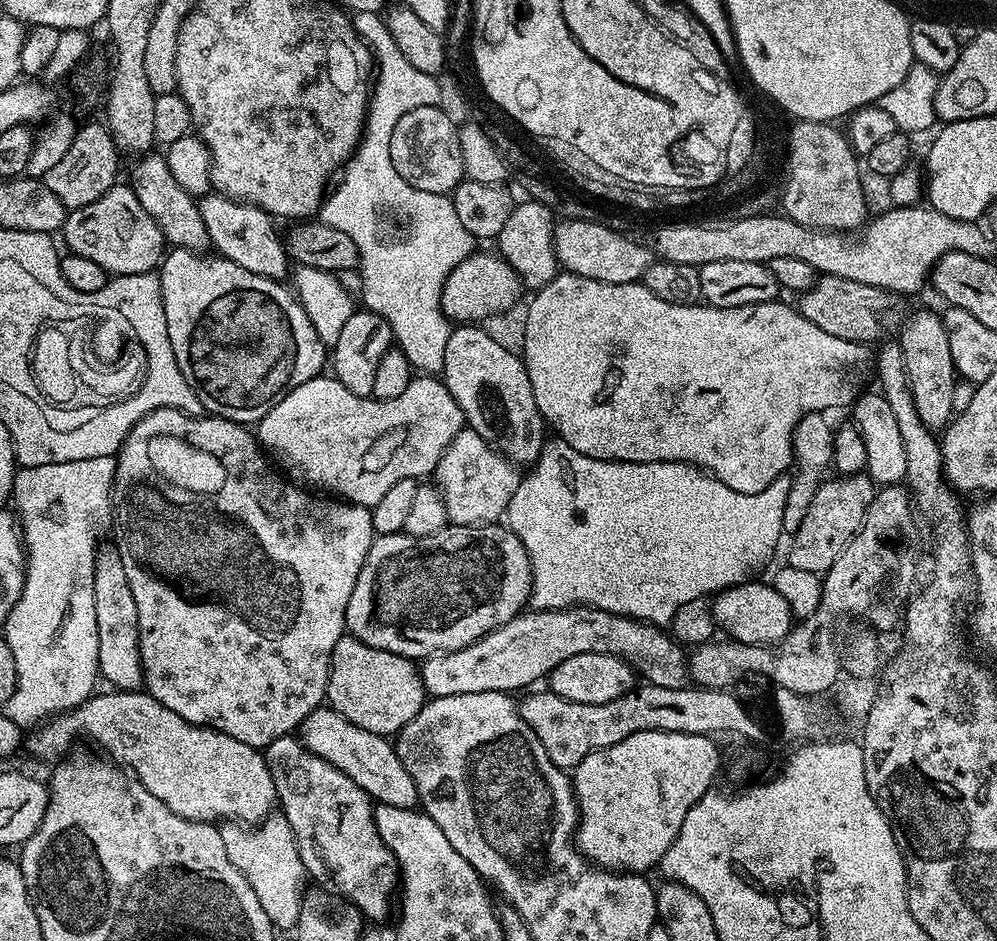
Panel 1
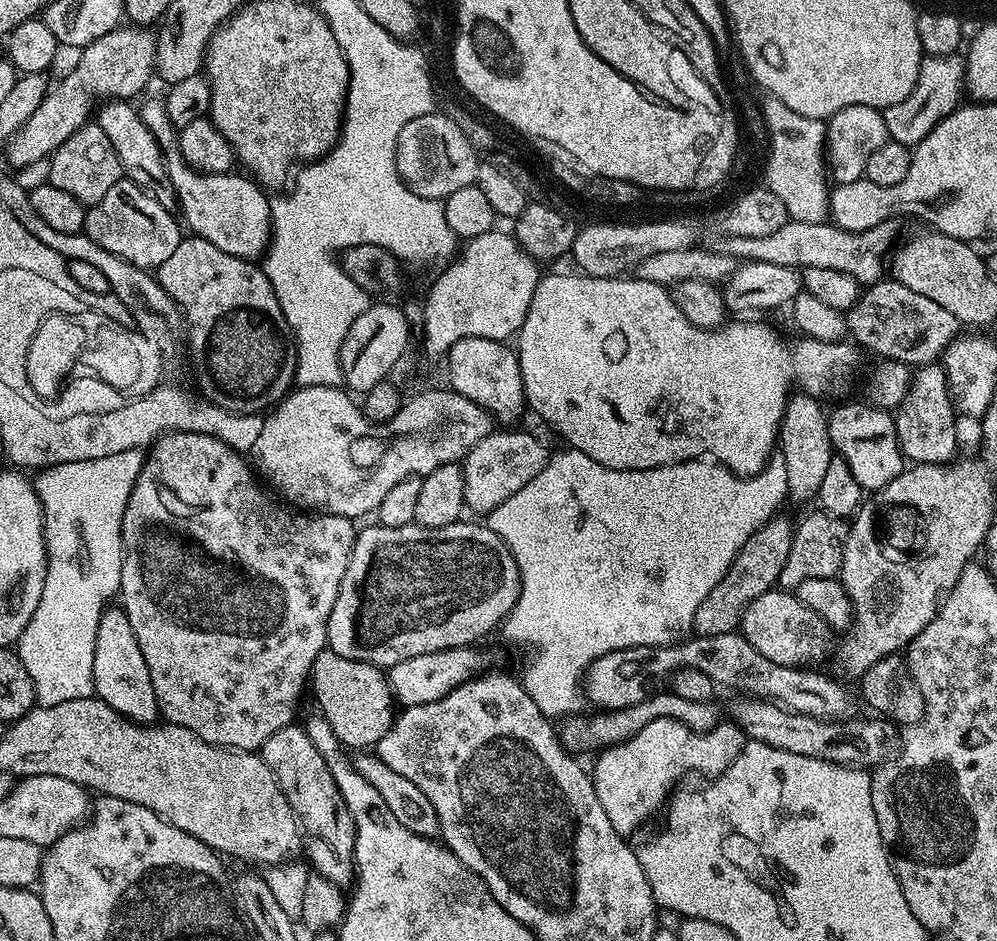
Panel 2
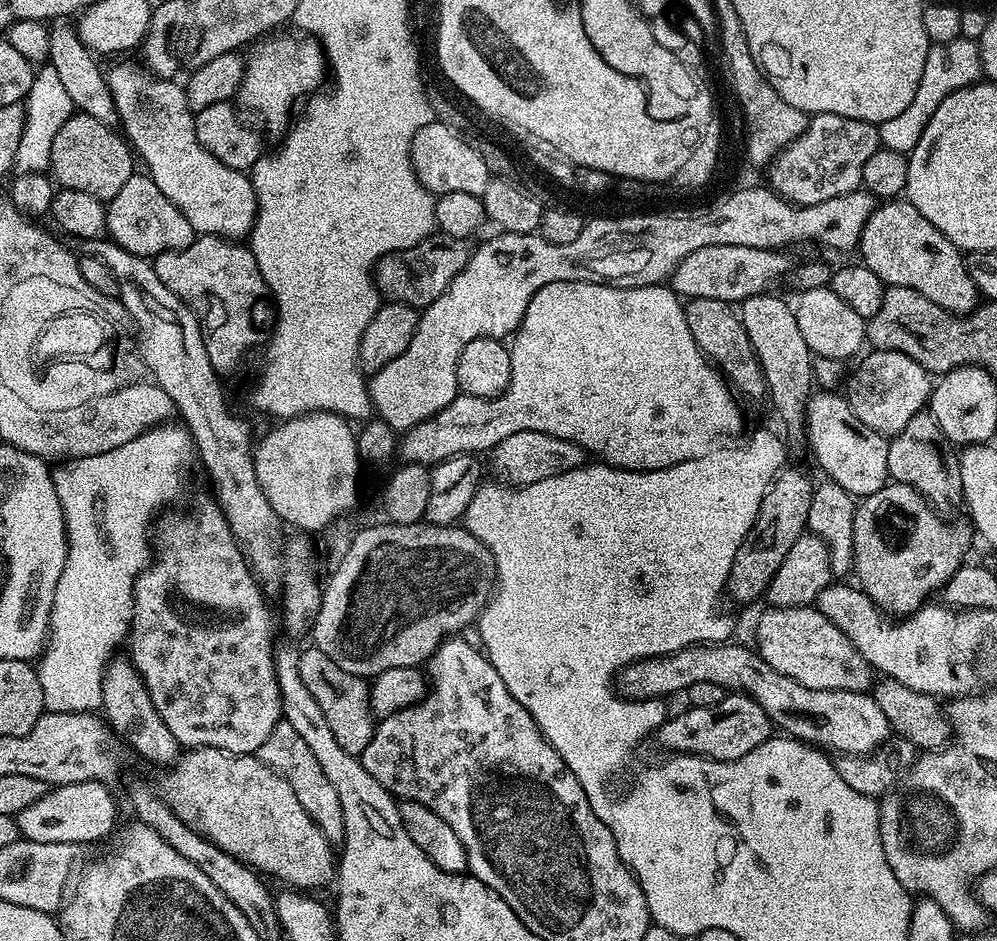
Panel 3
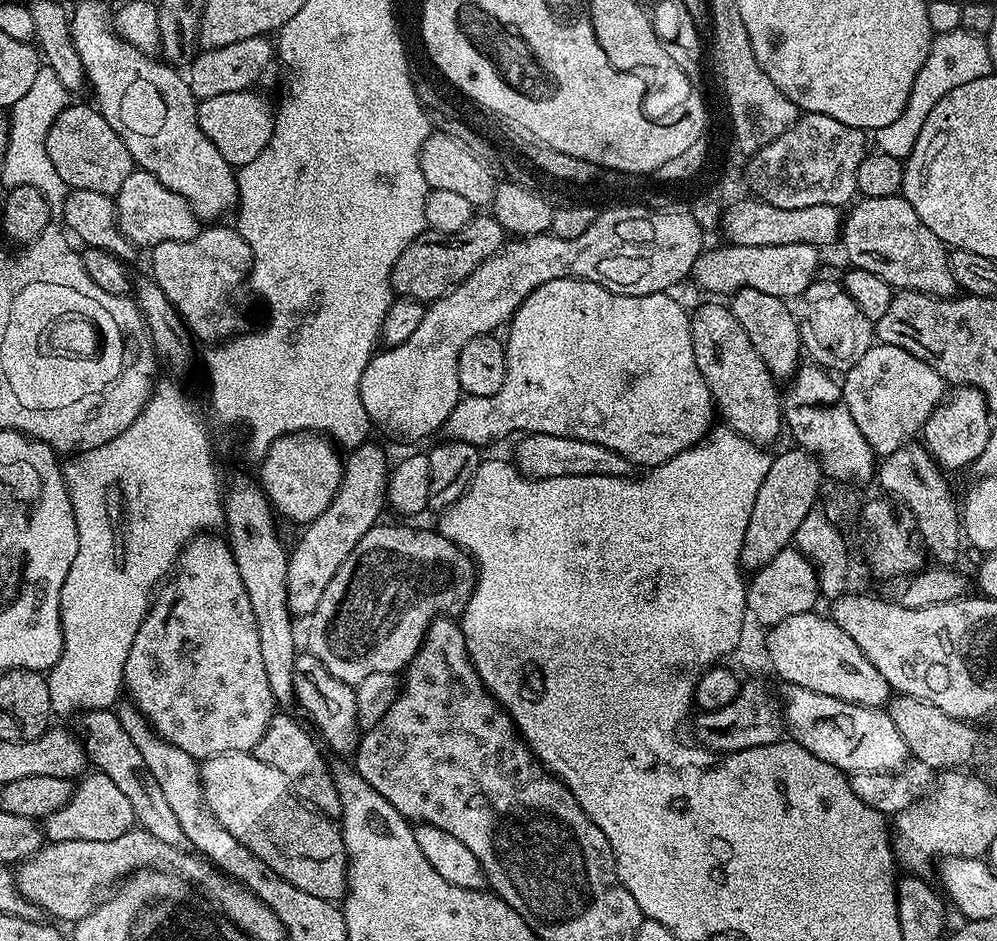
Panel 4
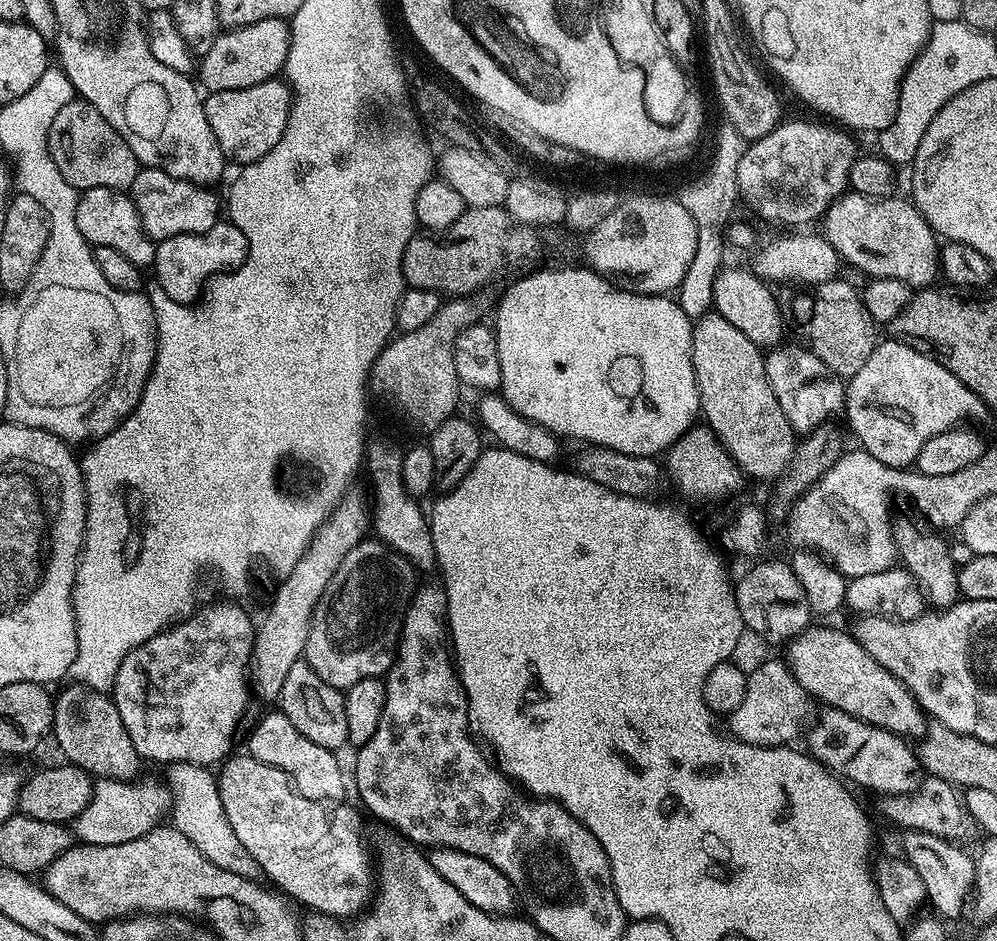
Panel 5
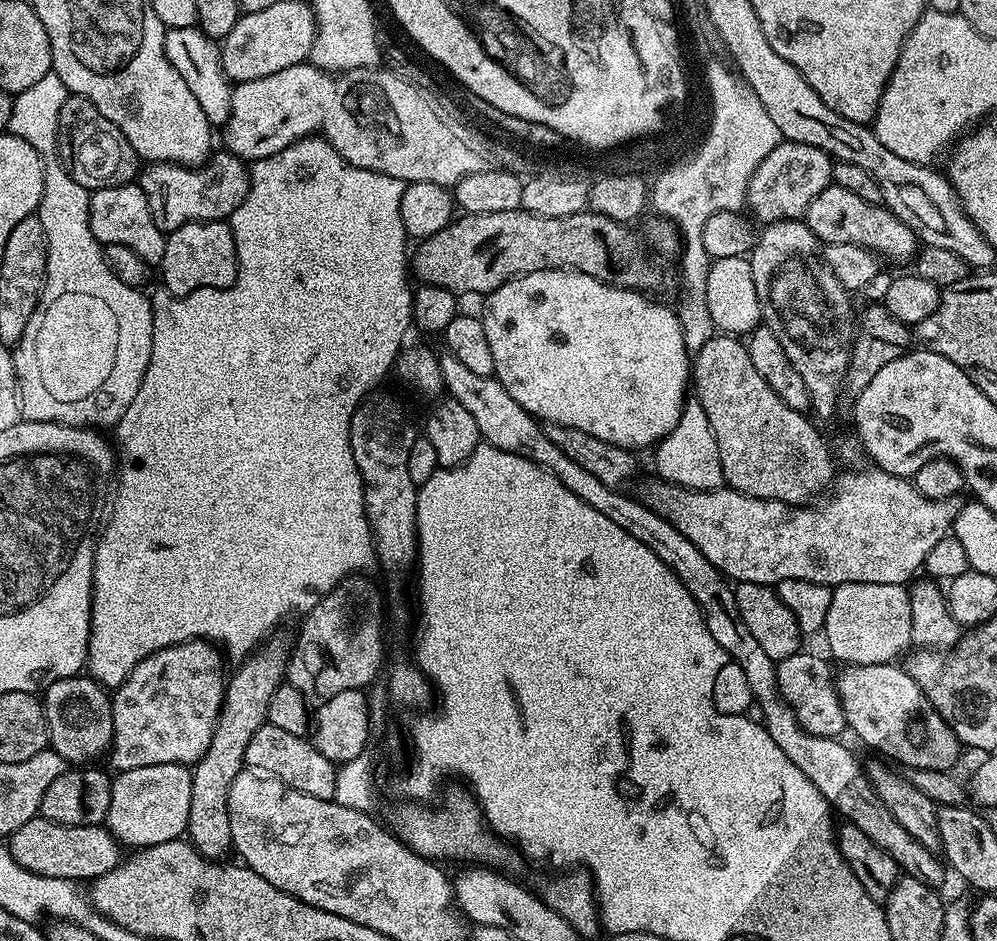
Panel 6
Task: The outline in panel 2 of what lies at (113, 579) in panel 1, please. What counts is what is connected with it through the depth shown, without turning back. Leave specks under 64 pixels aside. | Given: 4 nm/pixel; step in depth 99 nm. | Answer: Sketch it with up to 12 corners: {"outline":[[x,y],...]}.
{"outline":[[123,607],[100,615],[96,699],[135,724],[161,719]]}

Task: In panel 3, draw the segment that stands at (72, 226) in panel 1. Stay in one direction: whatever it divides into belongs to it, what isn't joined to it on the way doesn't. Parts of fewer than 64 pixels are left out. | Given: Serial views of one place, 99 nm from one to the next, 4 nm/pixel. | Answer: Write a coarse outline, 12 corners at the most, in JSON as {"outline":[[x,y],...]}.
{"outline":[[133,174],[107,201],[107,235],[145,258],[190,246],[186,214]]}

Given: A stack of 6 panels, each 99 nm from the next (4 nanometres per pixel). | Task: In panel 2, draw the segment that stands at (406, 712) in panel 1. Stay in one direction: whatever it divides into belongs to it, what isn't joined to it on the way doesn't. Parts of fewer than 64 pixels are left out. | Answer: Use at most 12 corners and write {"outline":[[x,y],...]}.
{"outline":[[325,647],[312,667],[319,715],[345,749],[390,730],[385,669]]}

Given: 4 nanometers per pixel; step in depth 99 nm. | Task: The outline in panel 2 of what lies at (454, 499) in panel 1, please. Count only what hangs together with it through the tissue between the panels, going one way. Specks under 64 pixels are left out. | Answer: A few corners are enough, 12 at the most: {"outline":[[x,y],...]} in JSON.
{"outline":[[516,430],[481,435],[462,461],[464,502],[492,512],[542,474],[550,449]]}

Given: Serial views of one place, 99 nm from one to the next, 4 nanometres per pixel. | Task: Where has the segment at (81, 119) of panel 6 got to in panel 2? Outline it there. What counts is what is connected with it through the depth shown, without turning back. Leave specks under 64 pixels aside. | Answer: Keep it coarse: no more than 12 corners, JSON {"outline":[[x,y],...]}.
{"outline":[[98,122],[52,153],[48,183],[86,206],[122,179]]}

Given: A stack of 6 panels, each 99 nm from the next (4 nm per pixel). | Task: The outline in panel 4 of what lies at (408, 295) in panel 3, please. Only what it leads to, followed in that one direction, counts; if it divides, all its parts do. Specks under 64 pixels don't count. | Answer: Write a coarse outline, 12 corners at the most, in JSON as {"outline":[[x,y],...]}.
{"outline":[[490,214],[425,230],[392,267],[397,297],[431,302],[506,243]]}

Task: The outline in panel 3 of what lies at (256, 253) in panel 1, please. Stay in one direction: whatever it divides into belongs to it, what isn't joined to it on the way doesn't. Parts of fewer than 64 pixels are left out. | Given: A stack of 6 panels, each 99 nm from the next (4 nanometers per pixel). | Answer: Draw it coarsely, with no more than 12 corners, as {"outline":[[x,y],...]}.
{"outline":[[107,73],[119,125],[196,233],[240,242],[251,179],[194,134],[175,79]]}

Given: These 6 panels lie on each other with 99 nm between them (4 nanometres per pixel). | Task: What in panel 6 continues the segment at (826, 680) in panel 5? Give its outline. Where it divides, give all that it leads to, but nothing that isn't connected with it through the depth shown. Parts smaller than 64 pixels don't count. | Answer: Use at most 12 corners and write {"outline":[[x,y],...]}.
{"outline":[[900,665],[839,669],[846,722],[908,770],[962,745]]}

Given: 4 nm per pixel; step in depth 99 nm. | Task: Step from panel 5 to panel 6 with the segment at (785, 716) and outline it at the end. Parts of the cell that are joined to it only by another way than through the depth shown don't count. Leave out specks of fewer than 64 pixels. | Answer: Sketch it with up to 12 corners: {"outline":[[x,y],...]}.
{"outline":[[807,650],[777,663],[781,698],[810,734],[848,723],[833,665]]}

